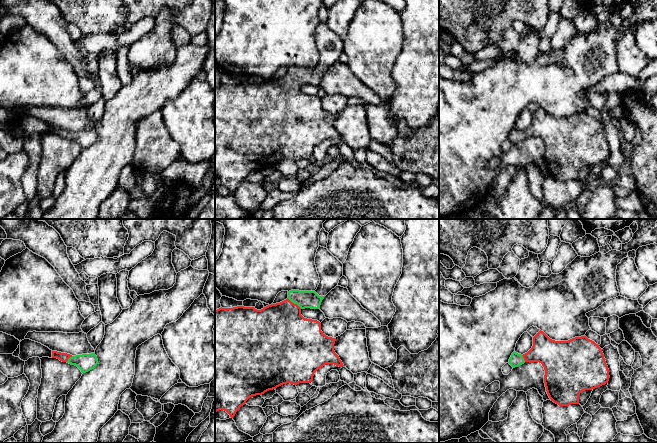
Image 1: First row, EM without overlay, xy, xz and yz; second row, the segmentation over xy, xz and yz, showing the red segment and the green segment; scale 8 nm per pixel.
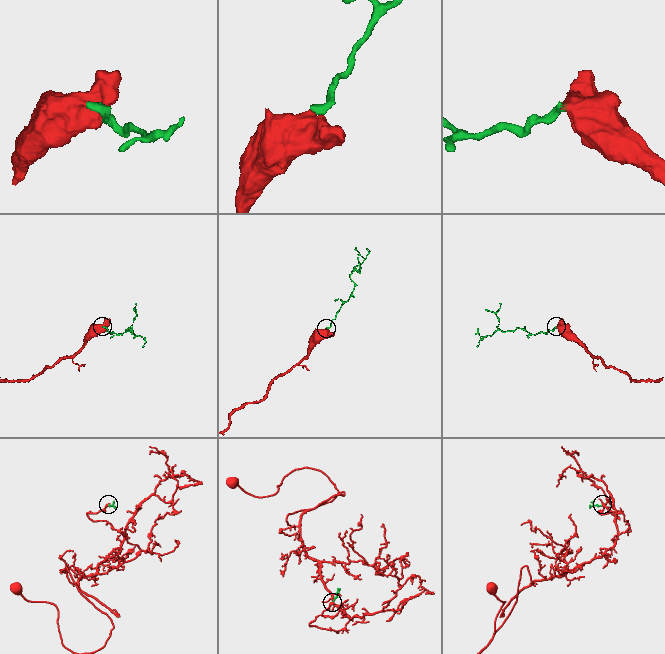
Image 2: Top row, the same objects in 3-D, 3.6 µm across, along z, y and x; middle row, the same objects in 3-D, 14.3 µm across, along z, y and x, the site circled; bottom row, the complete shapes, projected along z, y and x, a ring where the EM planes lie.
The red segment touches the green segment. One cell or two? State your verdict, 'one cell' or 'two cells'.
one cell

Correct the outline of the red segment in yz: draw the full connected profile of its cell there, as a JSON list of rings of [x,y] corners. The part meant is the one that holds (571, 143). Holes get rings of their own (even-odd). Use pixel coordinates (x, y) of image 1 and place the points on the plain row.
[[[540,106],[532,124],[523,131],[513,128],[508,139],[515,144],[525,138],[542,140],[547,170],[559,182],[579,180],[581,168],[605,161],[610,154],[602,125],[586,112],[555,117]]]

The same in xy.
[[[52,127],[52,134],[57,134],[62,138],[75,141],[82,149],[86,149],[94,145],[98,140],[98,135],[95,129],[72,132],[67,129]]]

